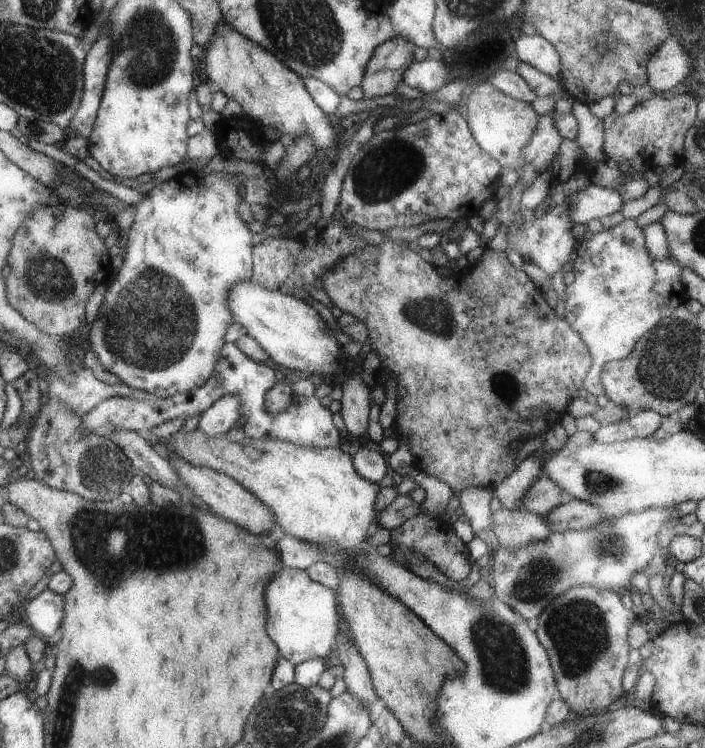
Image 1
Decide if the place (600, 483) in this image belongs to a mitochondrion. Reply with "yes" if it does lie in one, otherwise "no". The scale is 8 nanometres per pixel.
yes

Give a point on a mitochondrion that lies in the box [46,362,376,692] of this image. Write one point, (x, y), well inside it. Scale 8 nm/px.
(89, 527)

